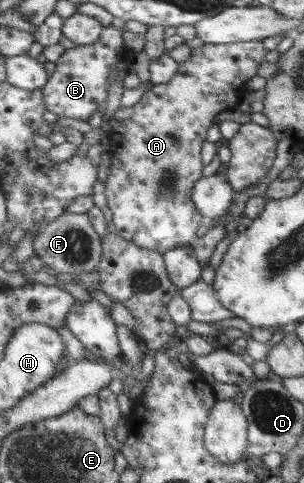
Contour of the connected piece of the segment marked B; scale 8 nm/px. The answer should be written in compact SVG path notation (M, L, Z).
M106 26L96 44L77 46L65 50L55 62L55 71L43 87L44 105L47 111L58 117L88 122L101 103L108 99L108 75L110 67L116 65L116 55L126 52L120 29Z

